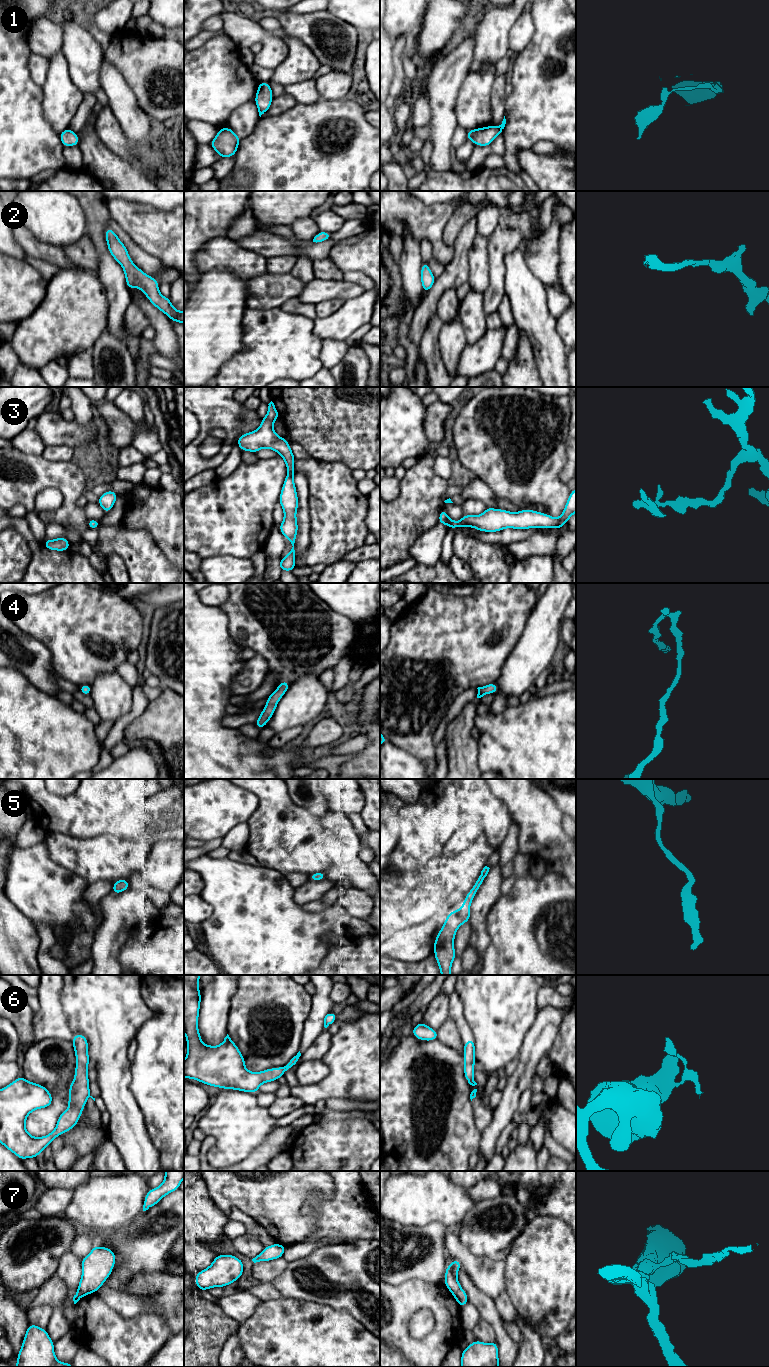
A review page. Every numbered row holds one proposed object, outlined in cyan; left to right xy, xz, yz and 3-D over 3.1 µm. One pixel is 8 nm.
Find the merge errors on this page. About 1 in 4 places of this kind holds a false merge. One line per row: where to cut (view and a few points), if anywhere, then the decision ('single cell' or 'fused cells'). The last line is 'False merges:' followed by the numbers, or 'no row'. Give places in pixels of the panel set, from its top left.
1: no cut; single cell
2: no cut; single cell
3: no cut; single cell
4: no cut; single cell
5: no cut; single cell
6: cut in xz along (283, 1067), (285, 1070); fused cells
7: cut in yz along (461, 1288), (453, 1294); fused cells
False merges: 6, 7

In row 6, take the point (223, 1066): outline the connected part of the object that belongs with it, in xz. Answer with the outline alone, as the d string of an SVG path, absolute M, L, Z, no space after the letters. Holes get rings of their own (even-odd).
M184 975L184 1033L187 1041L184 1078L213 1087L251 1093L257 1093L263 1083L277 1081L284 1075L284 1067L248 1071L244 1056L228 1034L219 1046L202 1043L198 1029L201 1003L199 981L200 975Z

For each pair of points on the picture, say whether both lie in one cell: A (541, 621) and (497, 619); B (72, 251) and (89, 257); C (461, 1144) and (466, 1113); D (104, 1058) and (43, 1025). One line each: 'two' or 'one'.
A: two
B: one
C: one
D: two

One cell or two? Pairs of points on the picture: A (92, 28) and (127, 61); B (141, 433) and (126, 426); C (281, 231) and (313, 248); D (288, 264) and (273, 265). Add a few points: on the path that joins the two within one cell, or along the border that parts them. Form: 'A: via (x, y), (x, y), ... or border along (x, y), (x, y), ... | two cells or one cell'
A: via (101, 36), (118, 52) | one cell
B: border along (122, 412), (135, 424), (135, 434), (131, 444) | two cells
C: via (289, 235), (305, 246) | one cell
D: via (284, 264), (277, 265) | one cell

